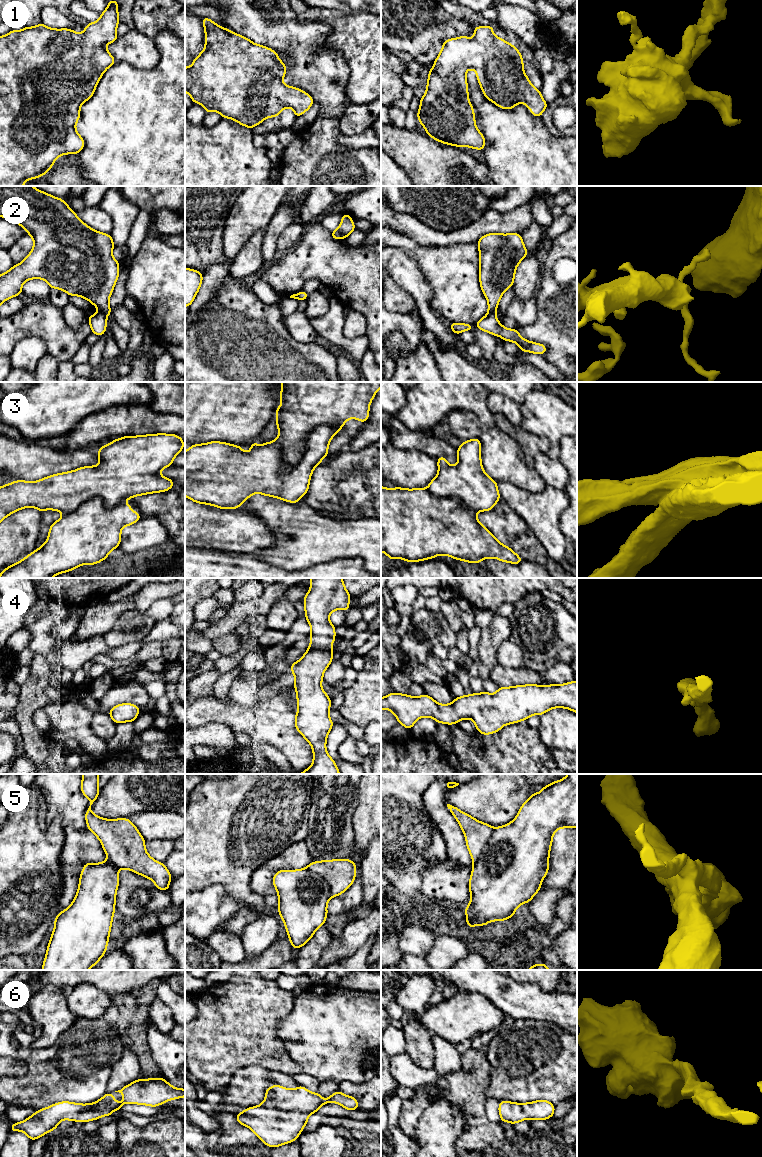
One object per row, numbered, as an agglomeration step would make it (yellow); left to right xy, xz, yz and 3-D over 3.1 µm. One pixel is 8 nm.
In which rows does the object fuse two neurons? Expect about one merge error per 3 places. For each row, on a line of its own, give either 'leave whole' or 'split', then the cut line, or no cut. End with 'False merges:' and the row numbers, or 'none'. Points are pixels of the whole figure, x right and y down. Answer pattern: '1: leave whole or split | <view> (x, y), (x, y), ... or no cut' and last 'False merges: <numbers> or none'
1: leave whole | no cut
2: split | yz (488, 312), (494, 313)
3: split | xz (340, 427), (317, 426), (308, 435), (301, 458), (281, 470)
4: leave whole | no cut
5: split | yz (495, 828), (480, 857), (474, 864)
6: leave whole | no cut
False merges: 2, 3, 5

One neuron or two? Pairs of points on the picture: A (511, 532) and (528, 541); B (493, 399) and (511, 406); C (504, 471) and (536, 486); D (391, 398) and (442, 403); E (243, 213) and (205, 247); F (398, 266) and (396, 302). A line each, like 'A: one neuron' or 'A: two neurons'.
A: one neuron
B: one neuron
C: one neuron
D: two neurons
E: two neurons
F: two neurons

